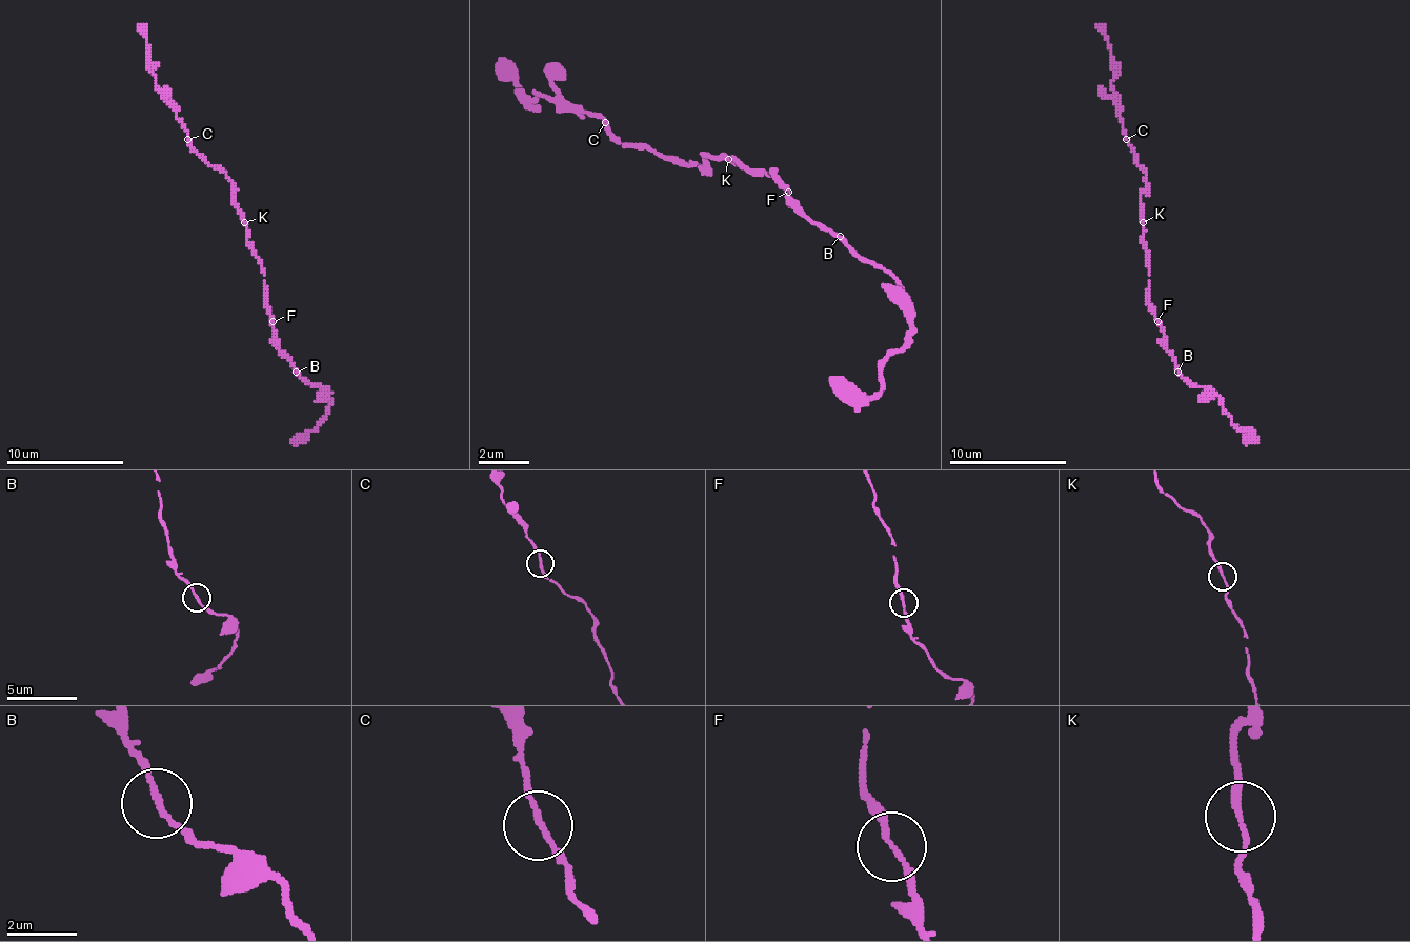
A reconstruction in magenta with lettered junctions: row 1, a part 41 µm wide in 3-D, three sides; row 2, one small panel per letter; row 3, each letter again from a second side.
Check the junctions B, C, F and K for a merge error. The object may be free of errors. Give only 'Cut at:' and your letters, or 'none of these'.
Cut at: none of these

